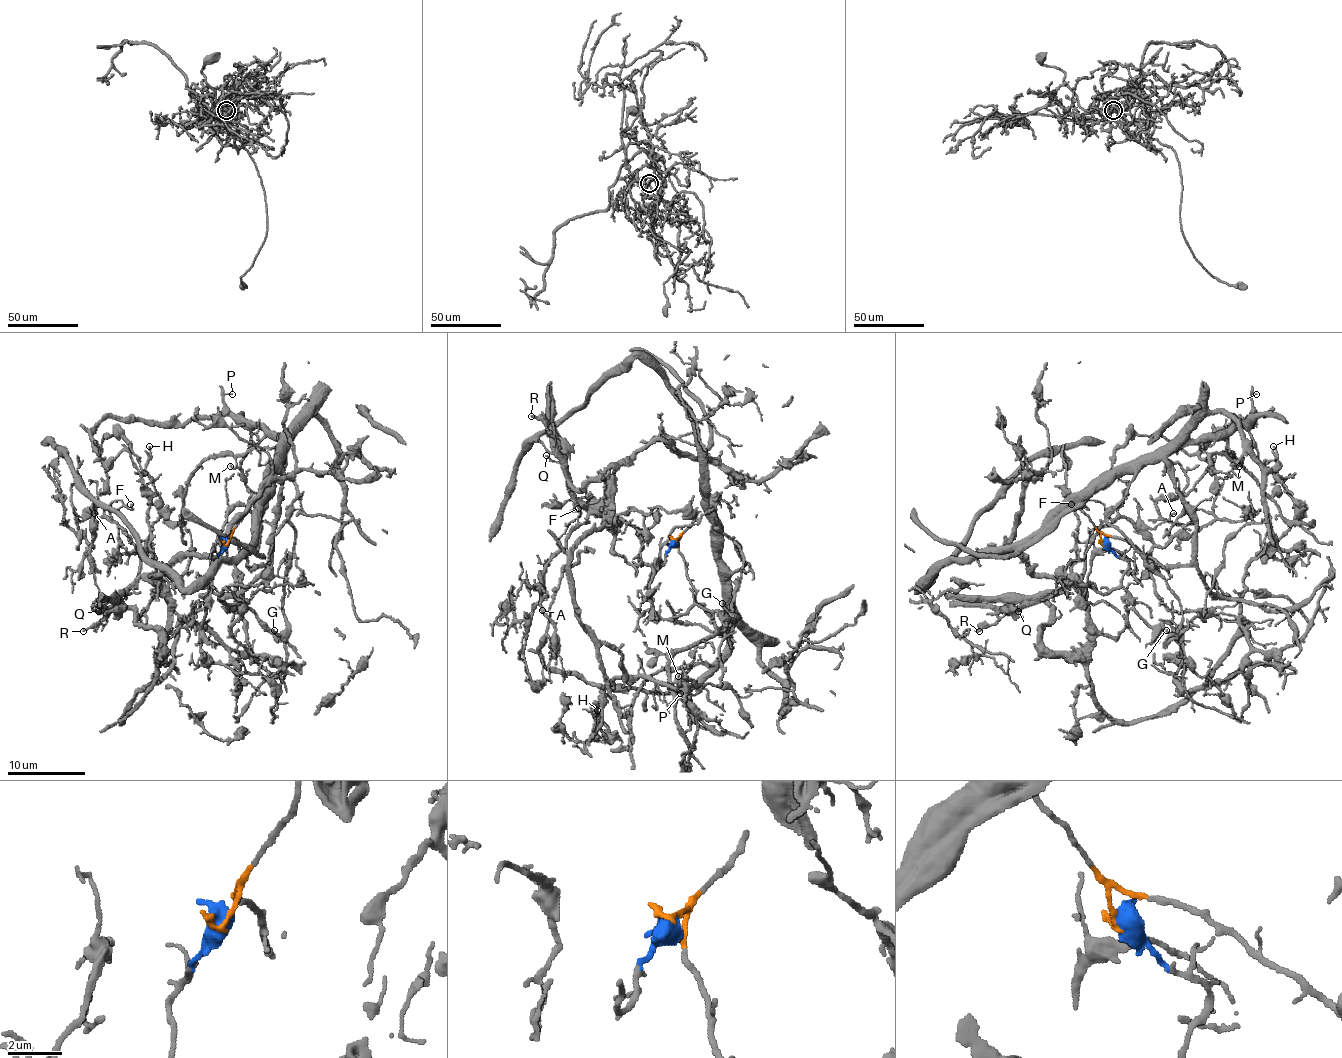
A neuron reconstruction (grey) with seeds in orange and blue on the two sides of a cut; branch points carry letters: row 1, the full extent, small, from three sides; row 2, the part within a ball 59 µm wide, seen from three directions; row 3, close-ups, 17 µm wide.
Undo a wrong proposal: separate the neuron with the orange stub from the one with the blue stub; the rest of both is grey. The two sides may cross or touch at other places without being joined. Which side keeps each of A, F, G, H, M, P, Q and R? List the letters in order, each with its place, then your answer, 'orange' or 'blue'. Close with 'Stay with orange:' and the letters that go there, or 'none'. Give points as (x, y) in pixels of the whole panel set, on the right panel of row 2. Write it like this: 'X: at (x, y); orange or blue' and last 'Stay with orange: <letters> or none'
A: at (1173, 513); blue
F: at (1071, 504); blue
G: at (1166, 630); orange
H: at (1273, 446); blue
M: at (1239, 466); orange
P: at (1256, 394); orange
Q: at (1018, 611); blue
R: at (979, 631); blue
Stay with orange: G, M, P

